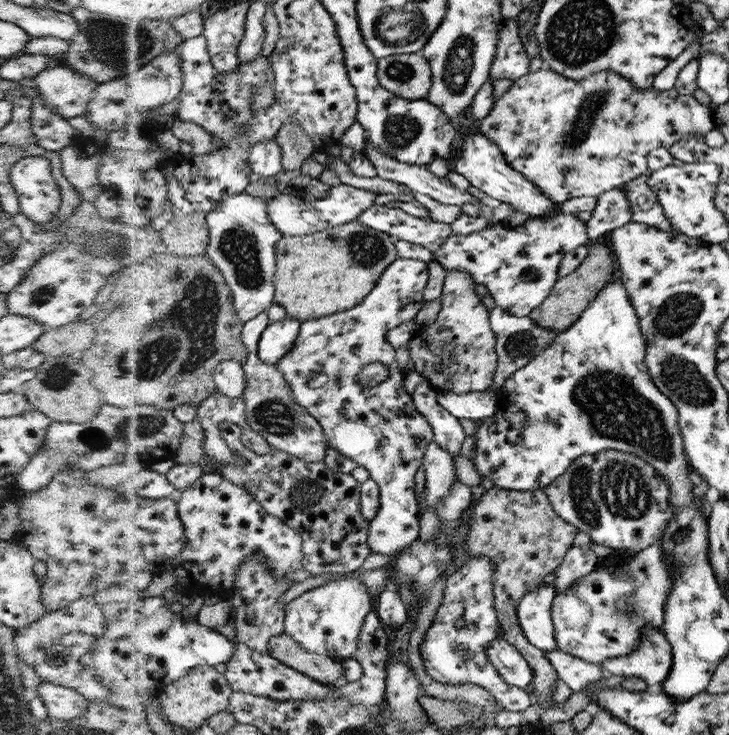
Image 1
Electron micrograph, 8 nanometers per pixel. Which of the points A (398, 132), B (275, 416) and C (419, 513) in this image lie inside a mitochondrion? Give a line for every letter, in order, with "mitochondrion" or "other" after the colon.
A: mitochondrion
B: mitochondrion
C: other

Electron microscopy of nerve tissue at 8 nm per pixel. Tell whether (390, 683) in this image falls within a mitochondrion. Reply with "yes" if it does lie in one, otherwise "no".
no

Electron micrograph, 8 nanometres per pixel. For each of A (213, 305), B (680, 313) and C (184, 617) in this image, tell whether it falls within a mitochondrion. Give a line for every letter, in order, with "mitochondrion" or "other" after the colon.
A: mitochondrion
B: mitochondrion
C: other

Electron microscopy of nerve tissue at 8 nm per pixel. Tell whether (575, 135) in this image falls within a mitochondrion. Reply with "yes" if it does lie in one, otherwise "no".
yes

